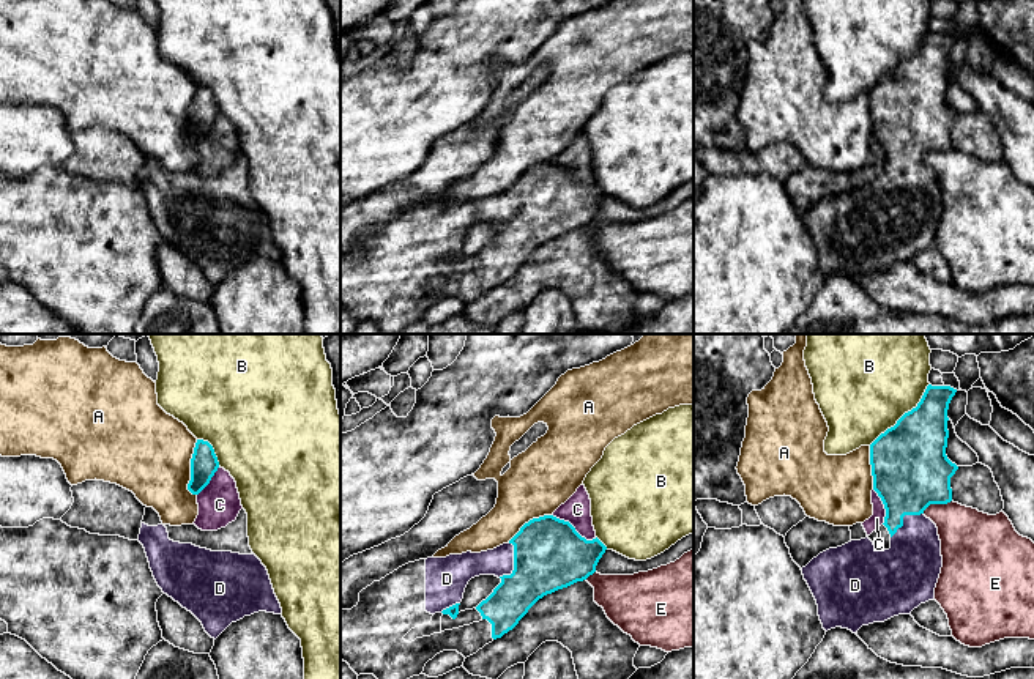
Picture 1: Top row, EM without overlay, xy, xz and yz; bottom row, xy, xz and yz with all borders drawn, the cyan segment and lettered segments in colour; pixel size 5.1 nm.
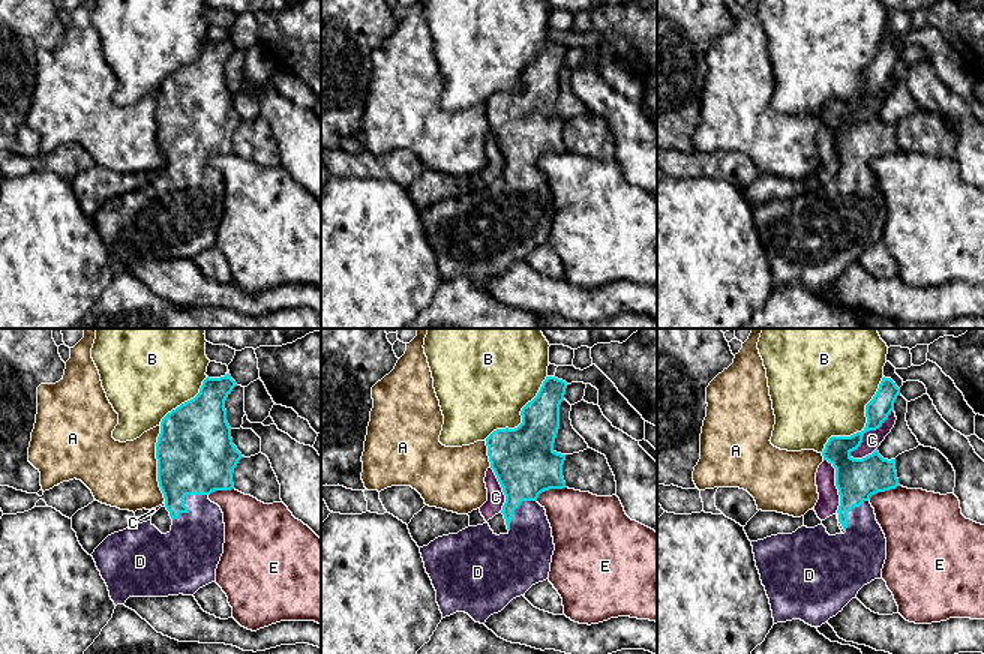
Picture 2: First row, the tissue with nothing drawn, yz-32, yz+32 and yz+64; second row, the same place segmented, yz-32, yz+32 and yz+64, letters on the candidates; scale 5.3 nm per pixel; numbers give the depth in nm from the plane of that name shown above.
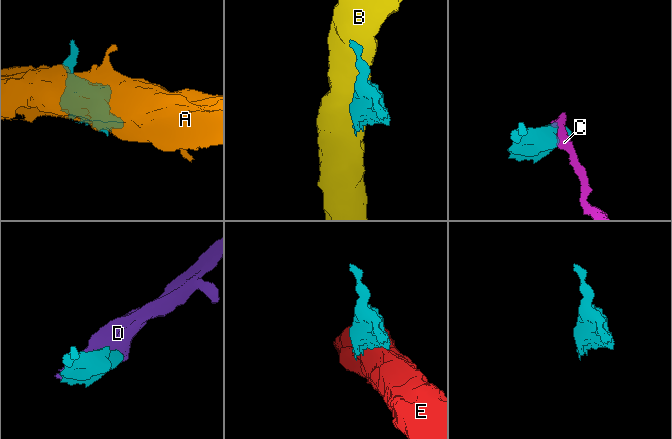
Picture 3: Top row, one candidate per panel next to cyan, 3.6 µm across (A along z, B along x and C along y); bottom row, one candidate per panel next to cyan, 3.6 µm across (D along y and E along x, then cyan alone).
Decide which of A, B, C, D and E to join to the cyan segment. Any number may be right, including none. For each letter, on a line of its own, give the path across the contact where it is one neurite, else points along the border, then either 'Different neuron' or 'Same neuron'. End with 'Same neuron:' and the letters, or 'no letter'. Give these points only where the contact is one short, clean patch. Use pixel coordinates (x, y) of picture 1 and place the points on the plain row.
A: Different neuron
B: Different neuron
C: Different neuron
D: Same neuron
E: Different neuron
Same neuron: D

